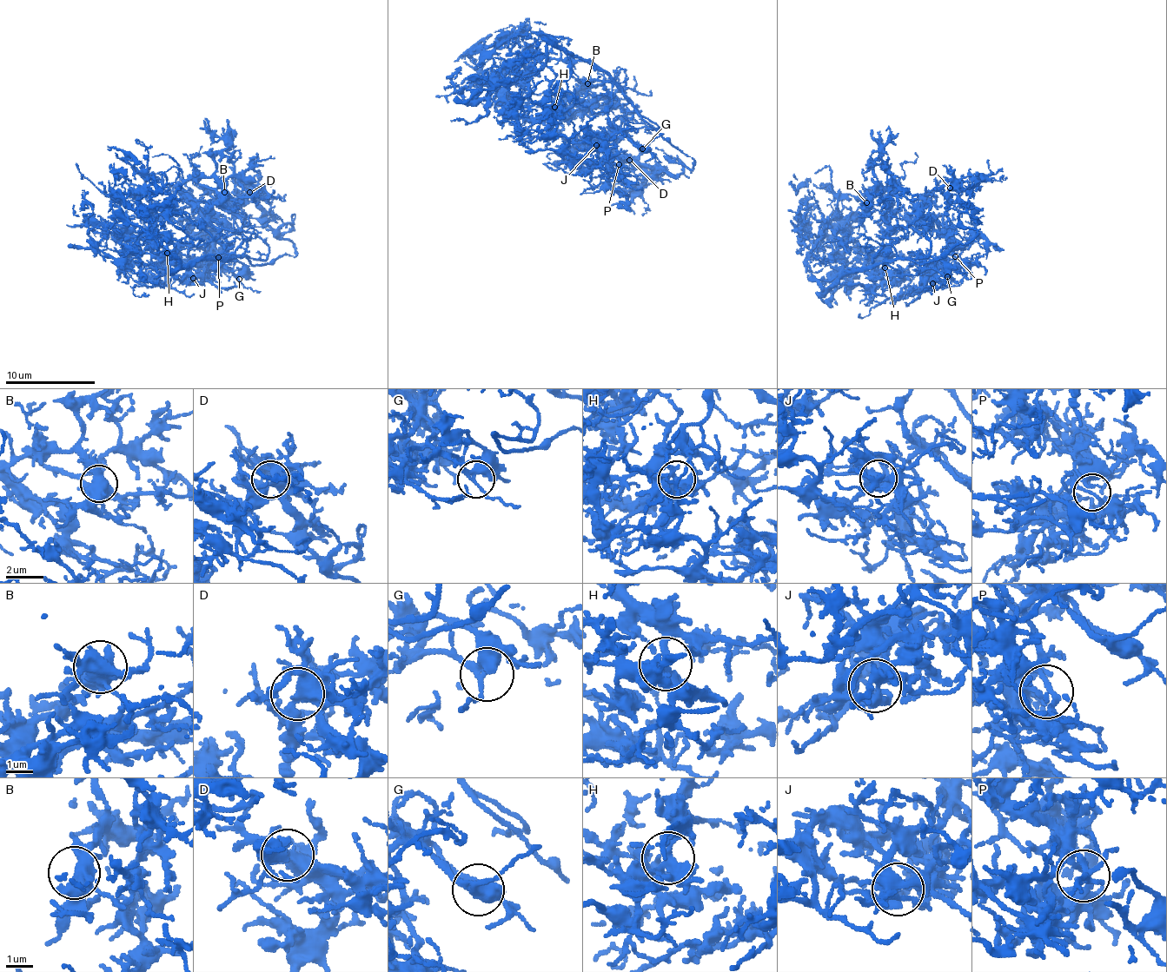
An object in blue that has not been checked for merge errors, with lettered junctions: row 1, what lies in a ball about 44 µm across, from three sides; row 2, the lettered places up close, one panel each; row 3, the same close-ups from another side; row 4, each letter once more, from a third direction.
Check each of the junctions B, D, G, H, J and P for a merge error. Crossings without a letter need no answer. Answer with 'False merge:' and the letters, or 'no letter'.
False merge: no letter

